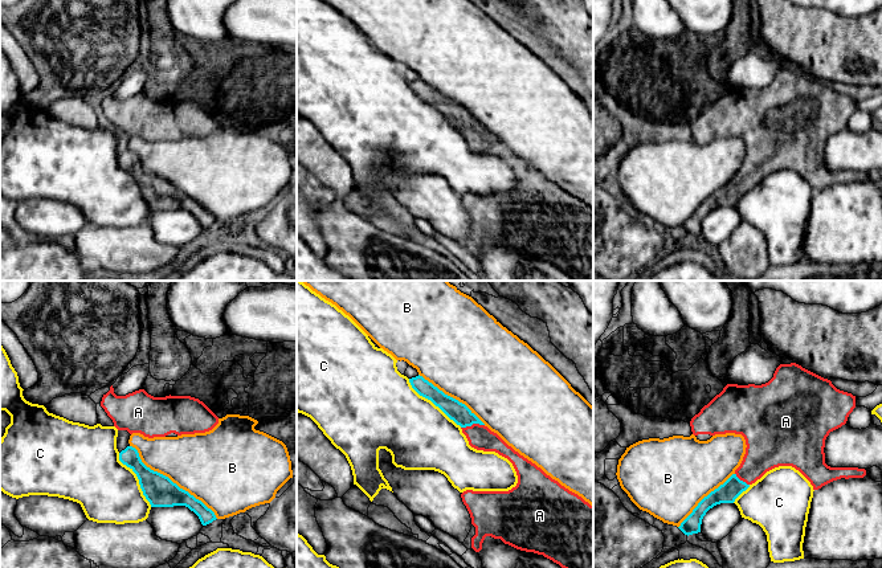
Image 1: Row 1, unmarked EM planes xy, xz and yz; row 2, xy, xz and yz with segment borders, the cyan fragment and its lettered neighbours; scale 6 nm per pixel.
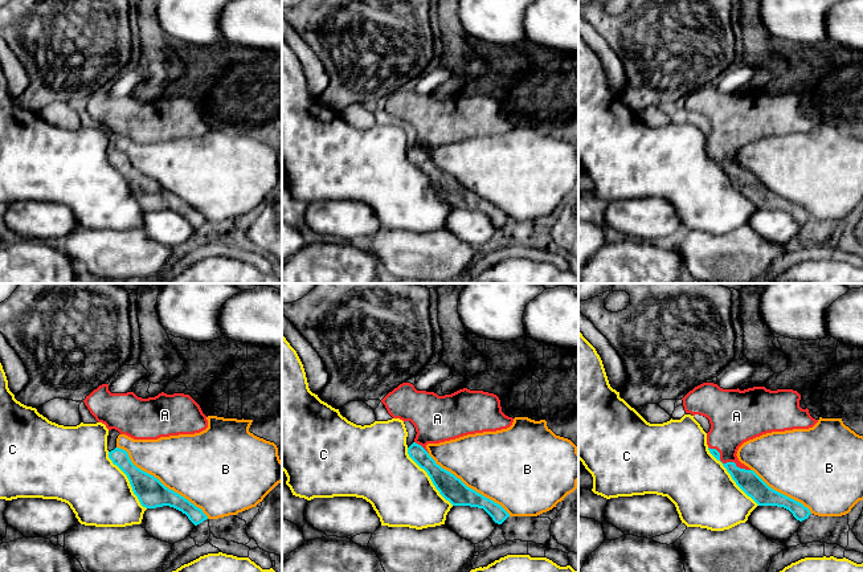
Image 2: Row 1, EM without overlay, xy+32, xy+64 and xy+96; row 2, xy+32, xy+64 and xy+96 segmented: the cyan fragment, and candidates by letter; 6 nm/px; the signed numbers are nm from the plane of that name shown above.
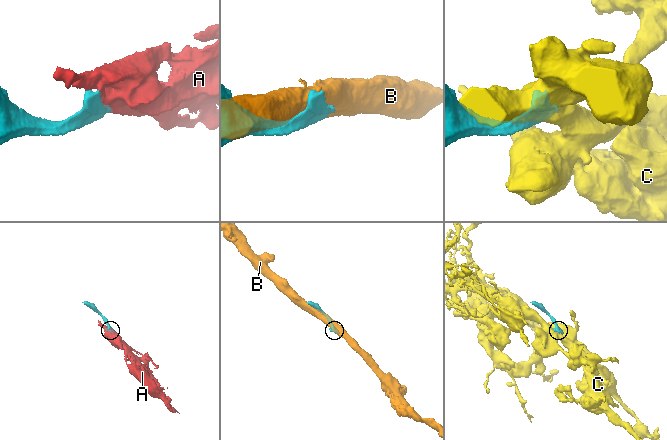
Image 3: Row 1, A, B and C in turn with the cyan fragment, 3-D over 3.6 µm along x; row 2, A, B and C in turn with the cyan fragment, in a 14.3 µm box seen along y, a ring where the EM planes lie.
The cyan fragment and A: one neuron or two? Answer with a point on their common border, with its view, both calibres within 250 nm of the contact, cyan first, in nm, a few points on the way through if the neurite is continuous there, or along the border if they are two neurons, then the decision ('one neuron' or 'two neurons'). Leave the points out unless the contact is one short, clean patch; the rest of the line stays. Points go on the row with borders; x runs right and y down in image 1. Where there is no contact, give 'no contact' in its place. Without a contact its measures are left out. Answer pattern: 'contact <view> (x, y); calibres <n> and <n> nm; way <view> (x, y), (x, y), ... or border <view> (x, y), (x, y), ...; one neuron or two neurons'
contact xz (472, 424); calibres 120 and 150 nm; one neuron

